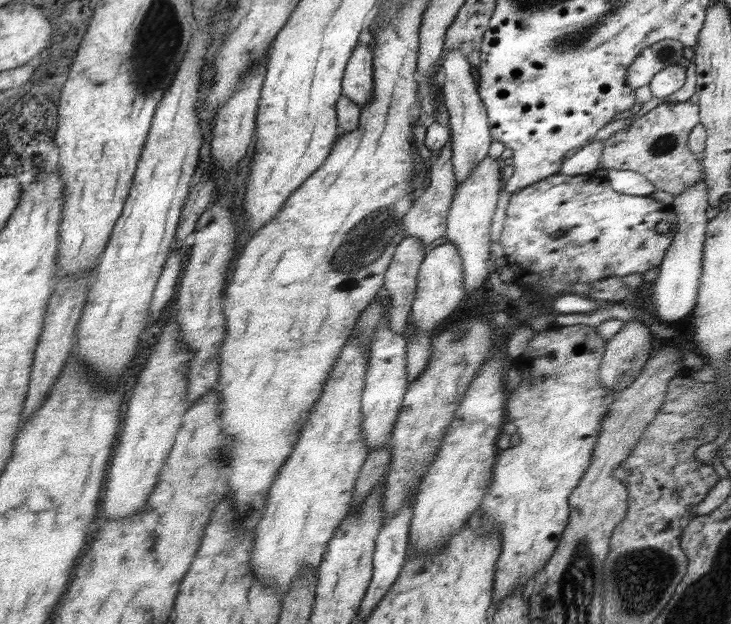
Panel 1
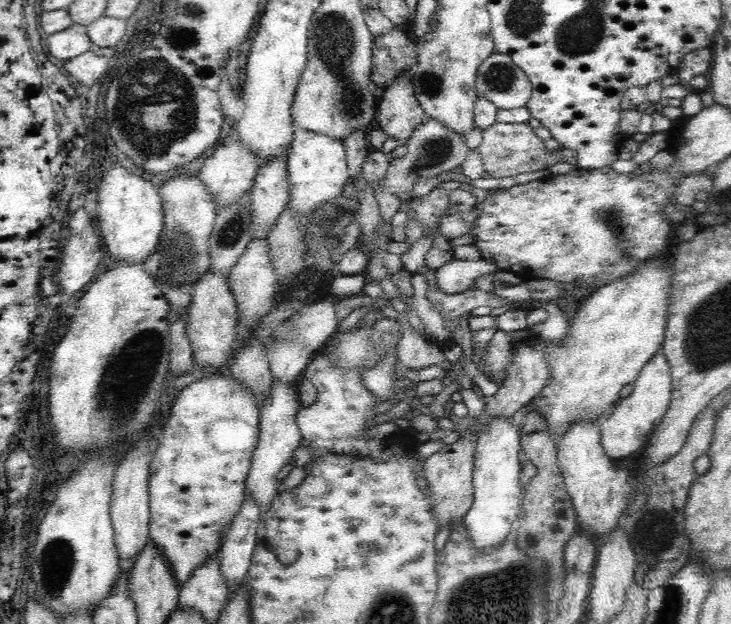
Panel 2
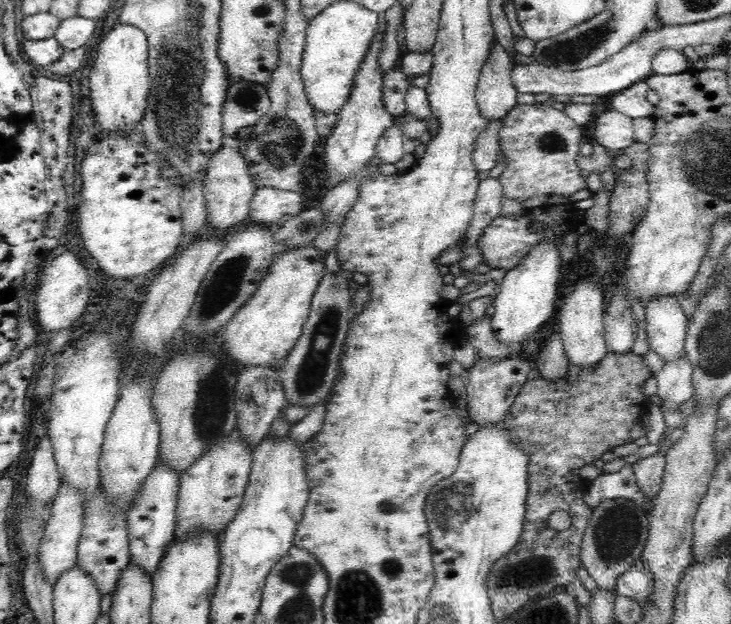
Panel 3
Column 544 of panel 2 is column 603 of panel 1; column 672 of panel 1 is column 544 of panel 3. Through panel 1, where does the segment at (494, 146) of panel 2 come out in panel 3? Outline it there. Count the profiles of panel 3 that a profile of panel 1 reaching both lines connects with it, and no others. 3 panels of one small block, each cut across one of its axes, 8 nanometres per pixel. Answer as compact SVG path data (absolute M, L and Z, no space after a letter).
M549 102L518 103L503 118L499 137L499 149L506 161L498 177L503 187L503 199L524 202L541 195L570 197L587 188L586 179L580 175L581 168L576 163L579 144L585 138L584 130Z

